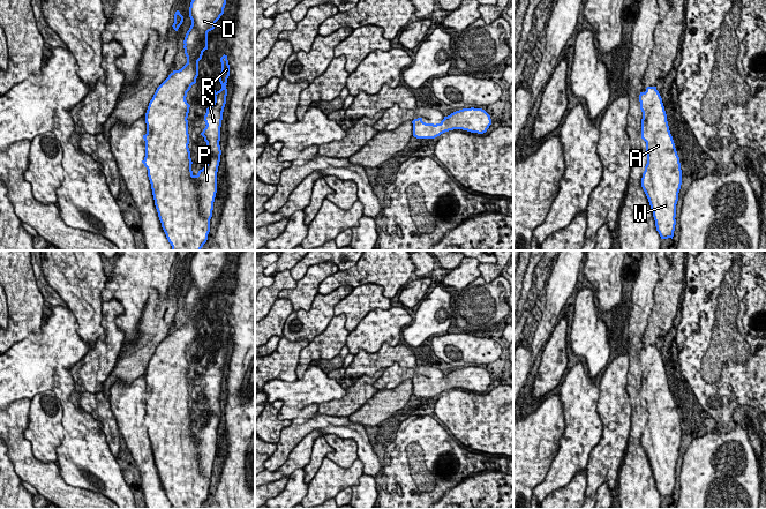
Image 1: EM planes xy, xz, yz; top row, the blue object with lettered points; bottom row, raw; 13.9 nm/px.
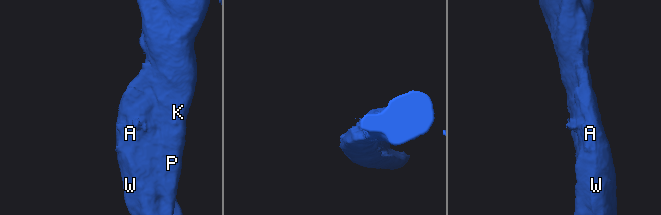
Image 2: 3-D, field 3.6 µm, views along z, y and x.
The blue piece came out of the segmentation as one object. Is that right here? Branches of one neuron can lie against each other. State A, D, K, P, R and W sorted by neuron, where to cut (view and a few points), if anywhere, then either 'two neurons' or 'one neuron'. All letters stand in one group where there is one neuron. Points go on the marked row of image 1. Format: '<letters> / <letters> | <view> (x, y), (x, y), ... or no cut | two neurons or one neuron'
A D K P R W | no cut | one neuron

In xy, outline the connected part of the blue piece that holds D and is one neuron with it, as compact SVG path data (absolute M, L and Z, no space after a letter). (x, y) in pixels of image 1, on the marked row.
M192 0L189 17L192 25L183 40L187 63L179 70L173 70L157 88L145 113L147 134L145 157L142 160L148 170L155 205L162 227L172 246L171 250L201 250L208 240L210 219L217 193L217 172L220 162L220 127L223 112L226 104L226 83L230 76L227 55L220 58L221 72L219 82L221 89L212 90L215 102L206 108L204 115L205 128L201 133L206 142L206 152L203 154L208 163L196 175L192 171L192 158L188 148L188 113L190 105L187 103L187 92L196 83L198 76L198 61L208 50L208 32L215 29L215 23L224 14L226 0Z

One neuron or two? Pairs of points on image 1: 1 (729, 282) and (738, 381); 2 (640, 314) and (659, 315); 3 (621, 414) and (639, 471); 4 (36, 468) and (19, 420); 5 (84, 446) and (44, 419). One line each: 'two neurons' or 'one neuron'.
1: one neuron
2: two neurons
3: two neurons
4: one neuron
5: two neurons

